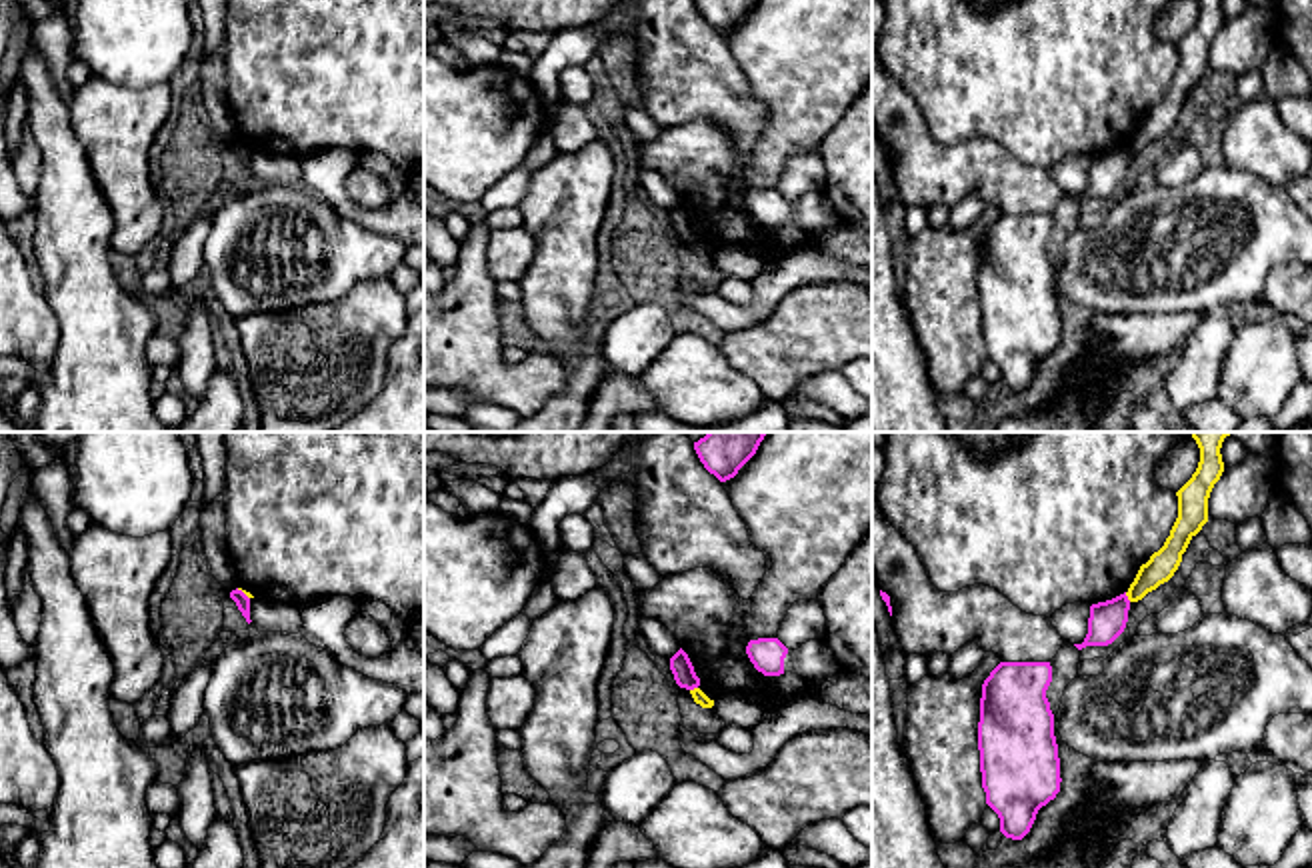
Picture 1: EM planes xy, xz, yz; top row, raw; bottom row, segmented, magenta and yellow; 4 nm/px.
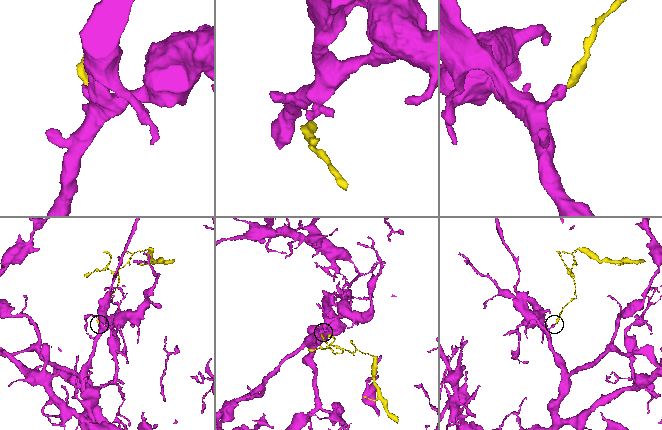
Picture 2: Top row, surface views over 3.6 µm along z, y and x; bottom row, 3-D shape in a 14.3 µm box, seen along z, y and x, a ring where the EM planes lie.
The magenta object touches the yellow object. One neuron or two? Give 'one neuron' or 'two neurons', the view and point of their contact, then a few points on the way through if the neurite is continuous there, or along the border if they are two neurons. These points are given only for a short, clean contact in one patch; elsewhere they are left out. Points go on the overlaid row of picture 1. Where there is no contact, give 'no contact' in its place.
two neurons; meets magenta in yz at (1126, 596); border along yz (1124, 592), (1130, 600)

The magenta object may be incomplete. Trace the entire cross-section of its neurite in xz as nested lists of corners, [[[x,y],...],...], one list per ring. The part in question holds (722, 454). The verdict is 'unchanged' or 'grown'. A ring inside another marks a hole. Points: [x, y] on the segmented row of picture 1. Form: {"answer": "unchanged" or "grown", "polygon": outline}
{"answer": "unchanged", "polygon": [[[708,432],[694,442],[694,450],[704,468],[726,482],[756,454],[764,436],[766,432]]]}

